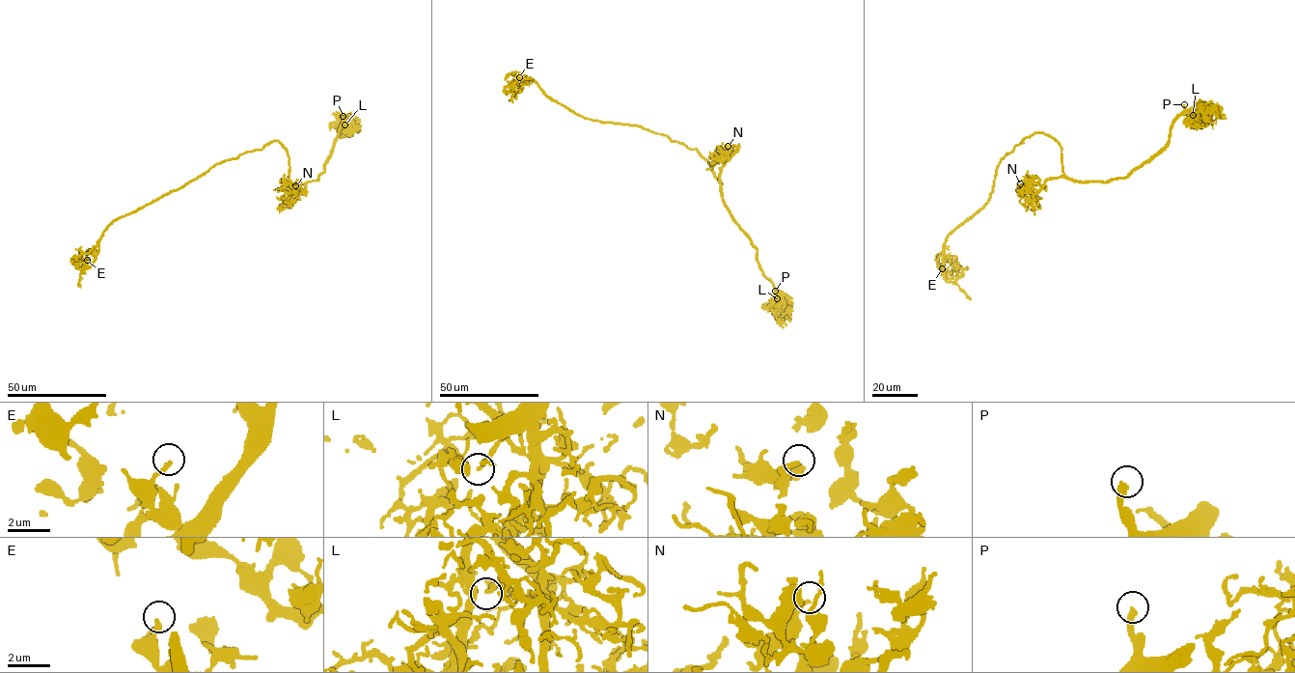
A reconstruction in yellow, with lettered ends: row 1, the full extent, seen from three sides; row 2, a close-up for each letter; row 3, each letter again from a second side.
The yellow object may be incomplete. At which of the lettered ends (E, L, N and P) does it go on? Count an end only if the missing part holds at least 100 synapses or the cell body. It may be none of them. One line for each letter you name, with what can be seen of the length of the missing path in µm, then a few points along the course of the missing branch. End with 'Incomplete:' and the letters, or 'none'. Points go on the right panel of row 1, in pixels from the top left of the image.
P: missing 70 µm; course (1184, 104), (1189, 89), (1182, 81), (1177, 61), (1170, 49), (1160, 12)
Incomplete: P

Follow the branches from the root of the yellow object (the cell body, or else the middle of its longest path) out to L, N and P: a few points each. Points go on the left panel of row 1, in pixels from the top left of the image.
L: (255, 150), (278, 141), (288, 155), (288, 181), (316, 182), (324, 171), (338, 131), (344, 125)
N: (255, 150), (278, 141), (288, 155), (288, 185), (291, 191), (295, 185)
P: (255, 150), (278, 141), (288, 155), (288, 181), (291, 183), (316, 182), (324, 171), (343, 116)

